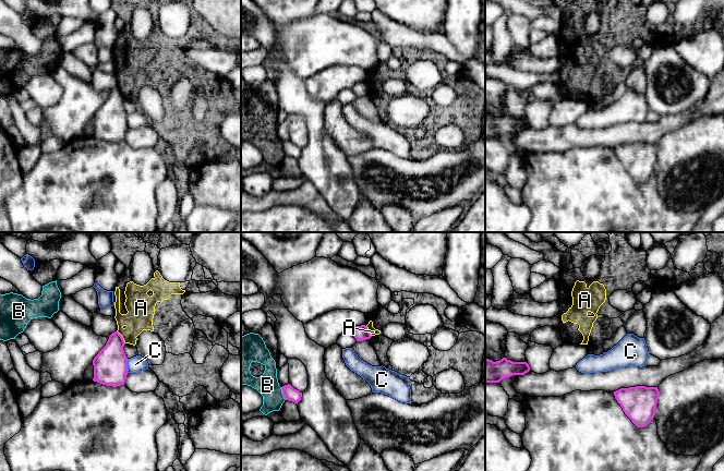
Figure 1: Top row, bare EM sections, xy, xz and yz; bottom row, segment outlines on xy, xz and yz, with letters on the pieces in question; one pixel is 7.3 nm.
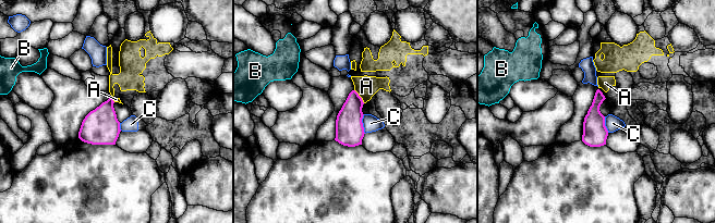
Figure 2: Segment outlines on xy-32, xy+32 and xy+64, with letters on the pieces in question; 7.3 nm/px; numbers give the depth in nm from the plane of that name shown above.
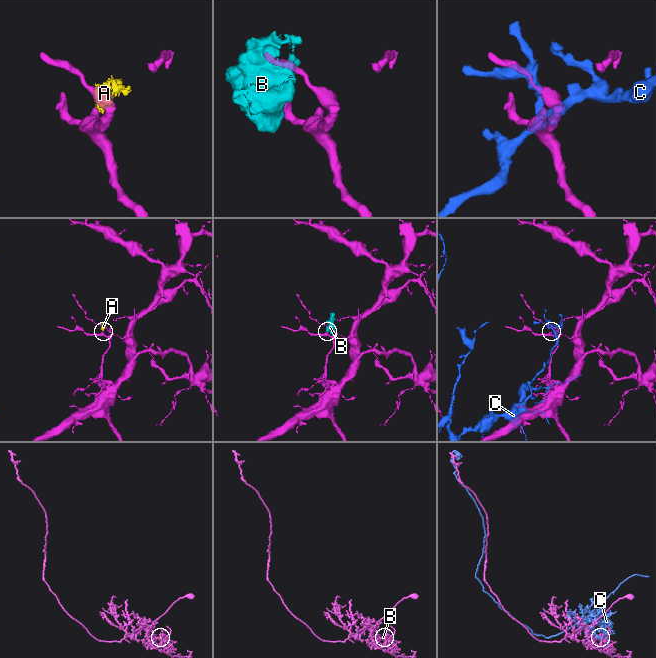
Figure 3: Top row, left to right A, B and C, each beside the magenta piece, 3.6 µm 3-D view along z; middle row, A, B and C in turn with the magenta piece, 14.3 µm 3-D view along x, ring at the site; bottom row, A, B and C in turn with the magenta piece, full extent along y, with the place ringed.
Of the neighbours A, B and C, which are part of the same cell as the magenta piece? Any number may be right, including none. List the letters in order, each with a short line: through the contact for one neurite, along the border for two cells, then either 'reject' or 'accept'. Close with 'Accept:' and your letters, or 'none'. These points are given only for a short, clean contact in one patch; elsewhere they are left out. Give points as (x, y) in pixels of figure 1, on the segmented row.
A: xy (117, 330), (125, 342) | reject
B: xz (280, 387), (281, 394), (286, 399) | reject
C: reject
Accept: none

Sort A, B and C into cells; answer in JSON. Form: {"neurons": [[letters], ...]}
{"neurons": [["A", "B"], ["C"]]}

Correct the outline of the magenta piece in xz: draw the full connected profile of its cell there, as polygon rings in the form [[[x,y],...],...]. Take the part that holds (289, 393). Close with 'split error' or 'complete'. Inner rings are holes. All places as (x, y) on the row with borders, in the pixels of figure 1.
[[[290,384],[282,386],[281,389],[286,400],[292,401],[297,404],[301,400],[302,392],[294,389]]]; complete

